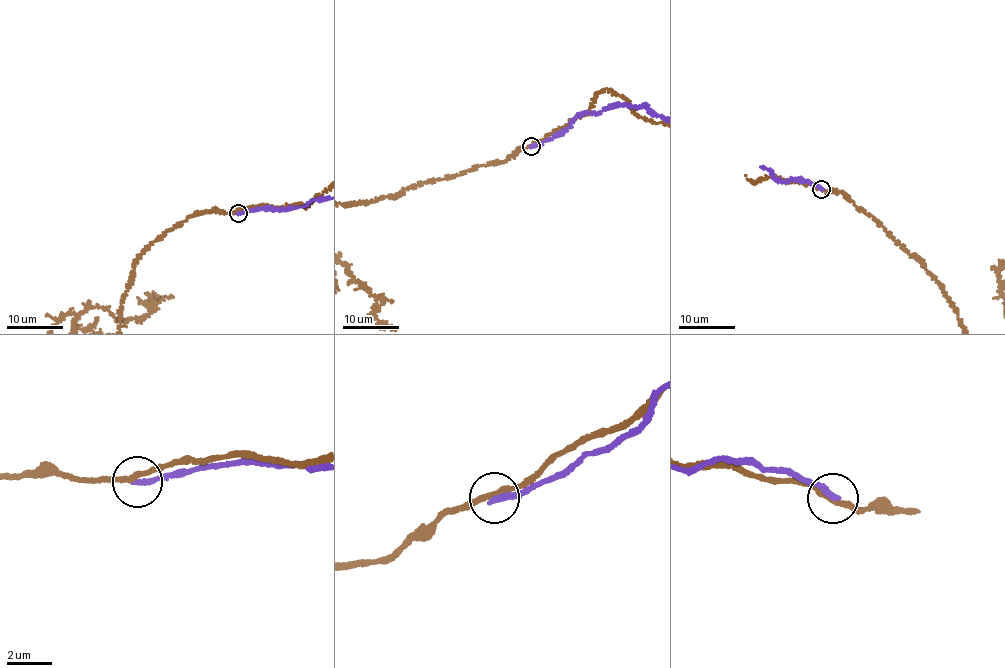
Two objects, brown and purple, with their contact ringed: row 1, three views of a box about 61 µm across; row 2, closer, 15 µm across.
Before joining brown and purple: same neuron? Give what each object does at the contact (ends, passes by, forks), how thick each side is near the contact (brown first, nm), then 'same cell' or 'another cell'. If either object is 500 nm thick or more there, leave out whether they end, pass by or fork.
brown passes by; purple ends there; 220 nm thick on the brown side, 280 nm on the other; another cell

